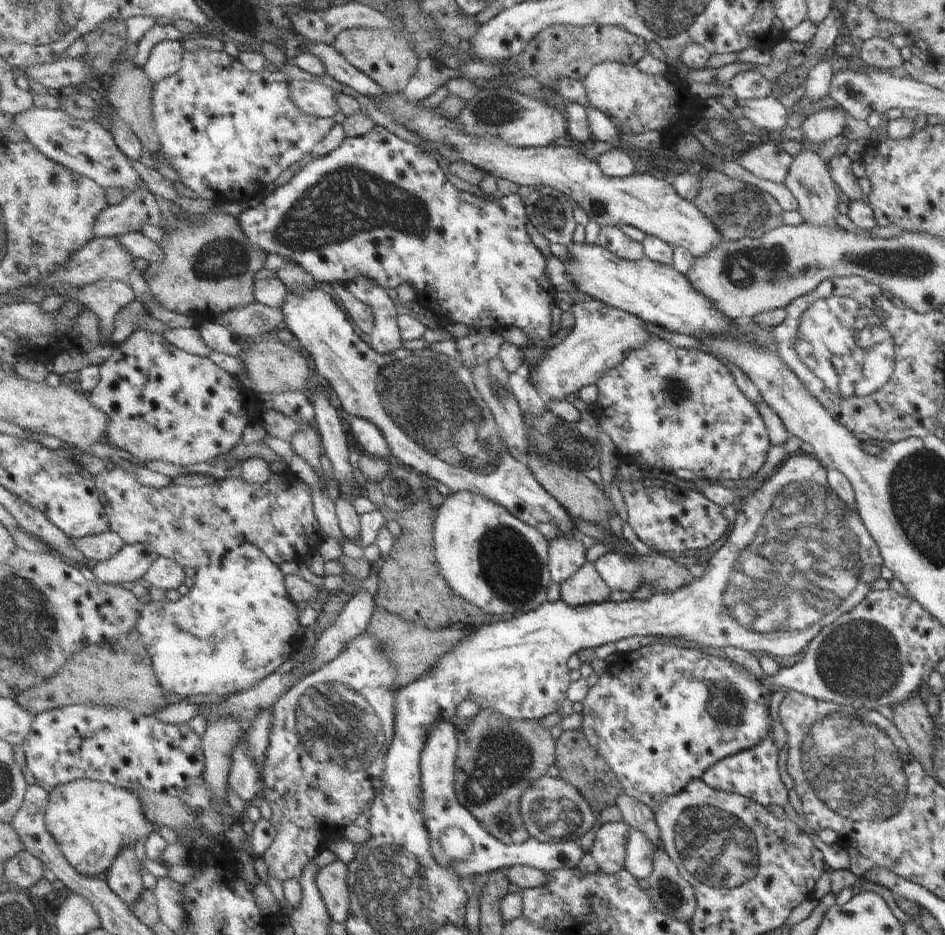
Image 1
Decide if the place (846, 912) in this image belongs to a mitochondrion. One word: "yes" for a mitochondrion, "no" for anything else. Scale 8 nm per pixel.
no

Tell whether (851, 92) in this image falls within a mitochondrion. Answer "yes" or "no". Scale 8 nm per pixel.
no

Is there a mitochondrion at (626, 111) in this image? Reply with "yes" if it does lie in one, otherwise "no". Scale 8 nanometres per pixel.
no

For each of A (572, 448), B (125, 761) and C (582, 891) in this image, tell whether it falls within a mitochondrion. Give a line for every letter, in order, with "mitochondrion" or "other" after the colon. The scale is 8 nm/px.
A: mitochondrion
B: other
C: other

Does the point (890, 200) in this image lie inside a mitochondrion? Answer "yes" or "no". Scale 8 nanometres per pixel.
no

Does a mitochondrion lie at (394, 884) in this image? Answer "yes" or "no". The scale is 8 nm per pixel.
yes

